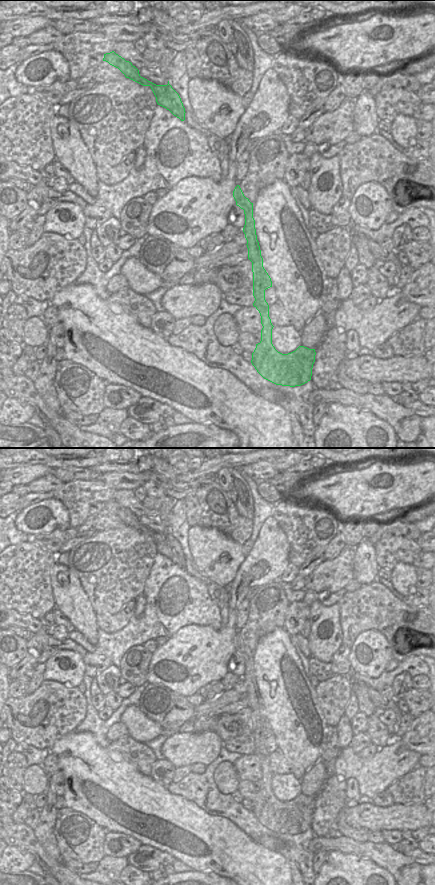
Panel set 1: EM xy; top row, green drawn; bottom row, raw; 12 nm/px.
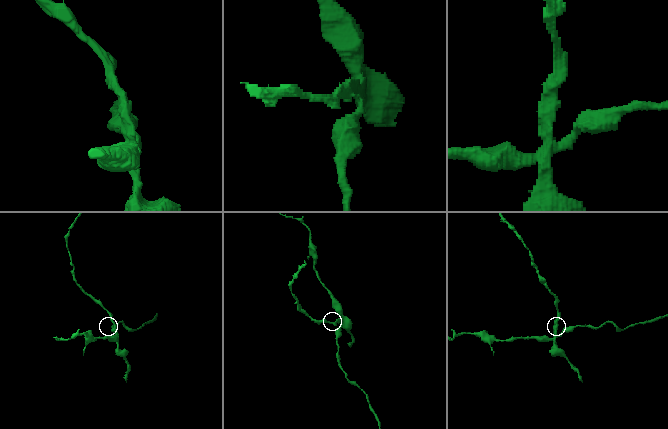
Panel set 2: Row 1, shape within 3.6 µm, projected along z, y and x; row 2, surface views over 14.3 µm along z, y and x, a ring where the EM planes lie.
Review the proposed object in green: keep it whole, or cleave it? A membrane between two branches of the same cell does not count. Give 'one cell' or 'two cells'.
two cells

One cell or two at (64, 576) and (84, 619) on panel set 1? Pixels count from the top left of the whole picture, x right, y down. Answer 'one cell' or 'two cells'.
one cell

